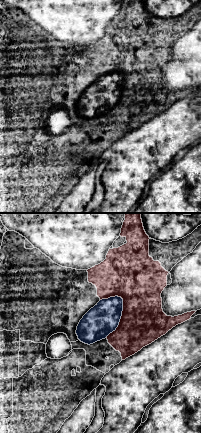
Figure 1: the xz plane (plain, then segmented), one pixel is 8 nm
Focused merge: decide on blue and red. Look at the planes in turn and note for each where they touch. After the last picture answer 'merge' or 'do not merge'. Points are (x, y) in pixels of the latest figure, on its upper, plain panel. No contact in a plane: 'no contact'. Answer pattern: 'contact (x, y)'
contact (120, 93)

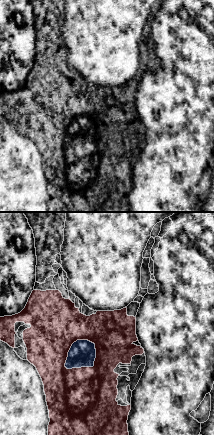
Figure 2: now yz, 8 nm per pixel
contact (72, 120)

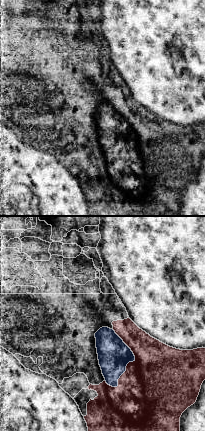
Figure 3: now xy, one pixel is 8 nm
contact (134, 135)

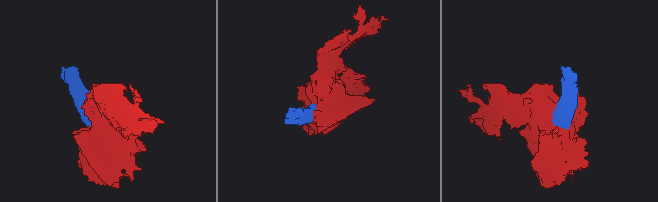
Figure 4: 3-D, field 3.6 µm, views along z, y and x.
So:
merge

